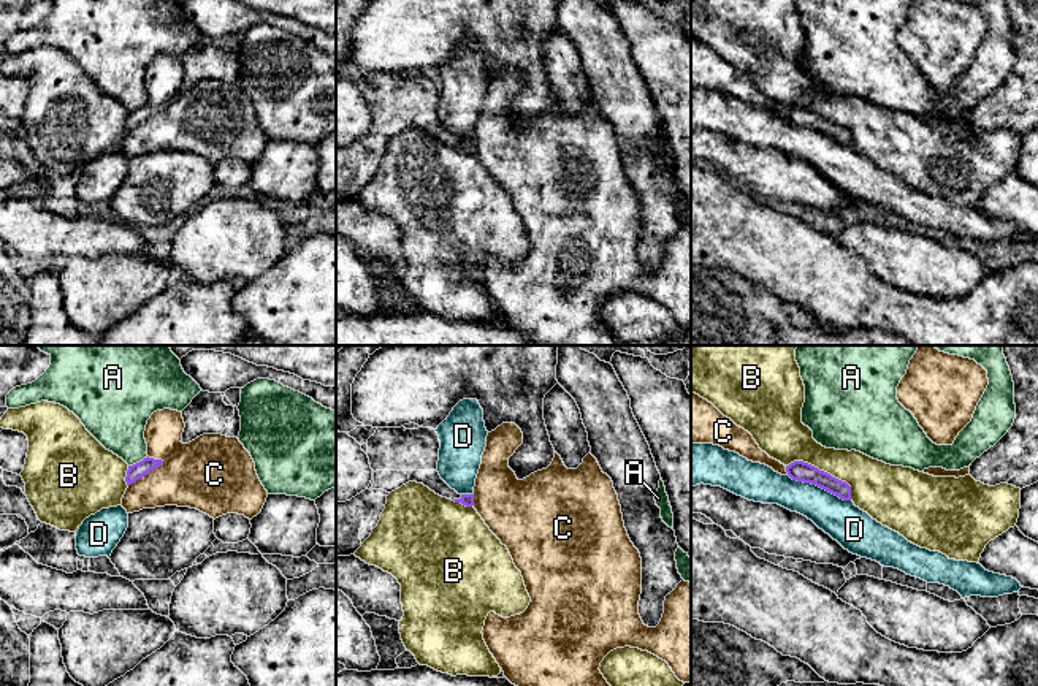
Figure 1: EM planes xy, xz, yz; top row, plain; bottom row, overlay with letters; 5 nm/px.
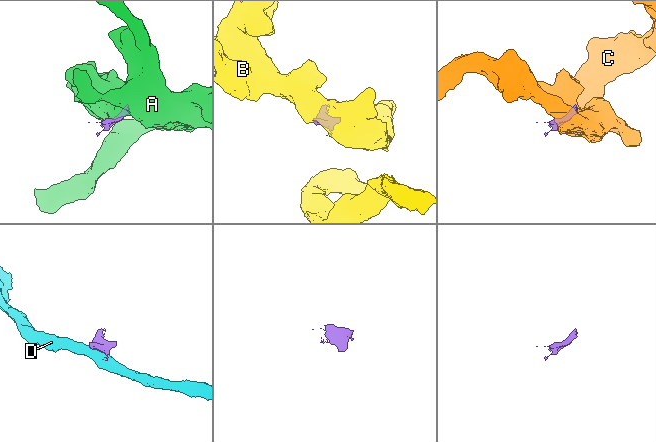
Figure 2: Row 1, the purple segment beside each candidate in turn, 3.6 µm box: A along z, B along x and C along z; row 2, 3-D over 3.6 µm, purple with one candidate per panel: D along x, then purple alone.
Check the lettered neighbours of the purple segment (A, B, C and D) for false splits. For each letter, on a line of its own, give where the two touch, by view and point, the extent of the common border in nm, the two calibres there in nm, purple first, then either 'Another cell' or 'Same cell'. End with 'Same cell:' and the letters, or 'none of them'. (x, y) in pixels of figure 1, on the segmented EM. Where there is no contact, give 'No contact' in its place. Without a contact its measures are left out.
A: Touches purple at xy (140, 461). Shared border 120 nm. Thickness 80 nm (purple) against 300 nm. Another cell
B: Touches purple at yz (823, 471). Shared border 380 nm. Thickness 100 nm (purple) against 240 nm. Another cell
C: Touches purple at xy (146, 474). Shared border 220 nm. Thickness 80 nm (purple) against 320 nm. Another cell
D: Touches purple at yz (820, 487). Shared border 340 nm. Thickness 100 nm (purple) against 200 nm. Another cell
Same cell: none of them

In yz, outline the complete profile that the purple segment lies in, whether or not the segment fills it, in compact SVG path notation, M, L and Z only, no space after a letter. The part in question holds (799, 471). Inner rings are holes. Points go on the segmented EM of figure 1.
M794 461L786 466L786 472L792 480L816 485L843 501L851 501L851 486L846 482L841 482L808 463Z

